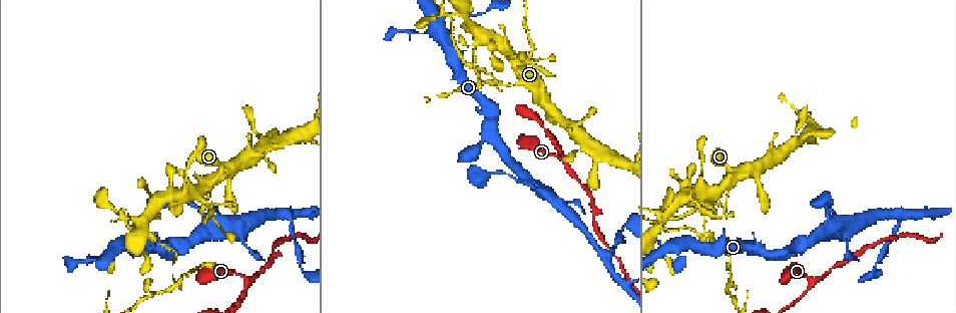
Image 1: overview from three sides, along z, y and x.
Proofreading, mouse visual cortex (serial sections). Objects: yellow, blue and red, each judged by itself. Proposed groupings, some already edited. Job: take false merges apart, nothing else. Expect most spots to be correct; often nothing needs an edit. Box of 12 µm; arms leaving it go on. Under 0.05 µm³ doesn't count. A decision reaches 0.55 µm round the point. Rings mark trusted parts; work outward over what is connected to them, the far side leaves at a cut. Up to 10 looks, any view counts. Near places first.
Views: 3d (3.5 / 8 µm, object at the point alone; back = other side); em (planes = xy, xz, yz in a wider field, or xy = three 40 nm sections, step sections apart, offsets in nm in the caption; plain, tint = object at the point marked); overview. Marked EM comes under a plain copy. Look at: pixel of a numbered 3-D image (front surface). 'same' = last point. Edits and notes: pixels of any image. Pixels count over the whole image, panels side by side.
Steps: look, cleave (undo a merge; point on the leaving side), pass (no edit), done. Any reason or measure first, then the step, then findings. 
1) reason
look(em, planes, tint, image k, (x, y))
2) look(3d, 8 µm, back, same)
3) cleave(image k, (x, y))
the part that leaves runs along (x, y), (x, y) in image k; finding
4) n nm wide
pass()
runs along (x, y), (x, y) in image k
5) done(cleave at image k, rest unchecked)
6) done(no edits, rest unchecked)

three-way junction
look(3d, 3.5 µm, image 1, (873, 271))

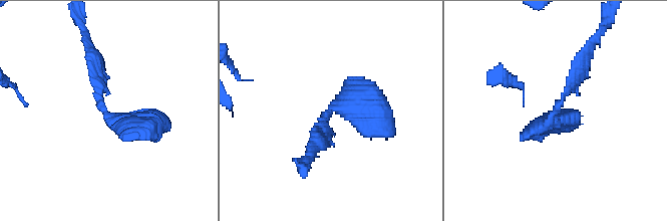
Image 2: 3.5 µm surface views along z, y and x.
now the EM
look(em, xy, step 2, tint, image 2, (107, 111))

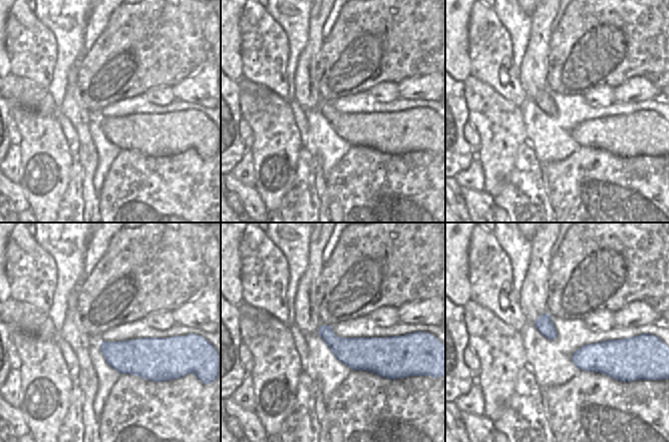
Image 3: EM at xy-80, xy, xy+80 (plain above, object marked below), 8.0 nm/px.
pass()
all the same cell

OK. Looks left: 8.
arms part here
look(3d, 3.5 µm, image 1, (247, 281))

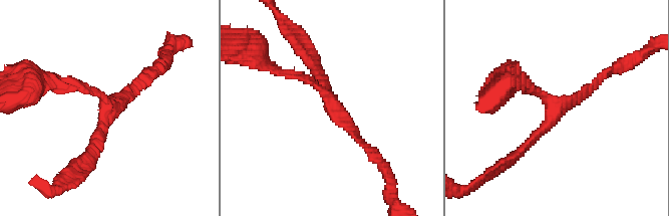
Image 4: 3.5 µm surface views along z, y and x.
3 arms; arms of 150, 150, 150 nm
look(em, xy, step 2, tint, image 4, (332, 103))

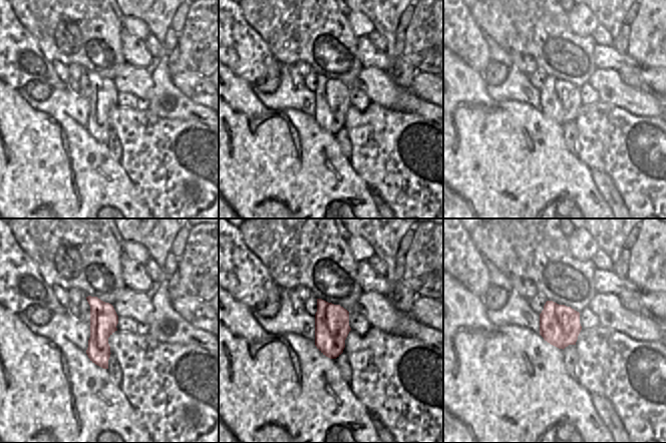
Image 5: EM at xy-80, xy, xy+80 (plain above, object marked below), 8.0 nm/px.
280 nm wide
pass()
runs along (282, 72), (313, 82), (371, 150) in image 4; continuous, no second cell

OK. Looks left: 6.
look(3d, 8 µm, image 1, (507, 55))

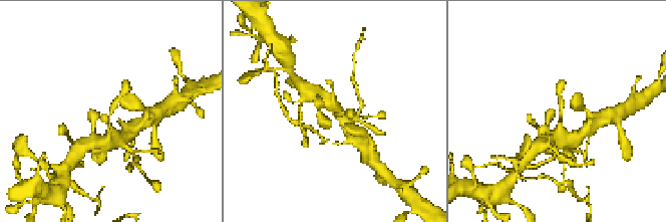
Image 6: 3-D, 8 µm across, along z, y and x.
look(em, xy, step 3, tint, image 6, (561, 116))

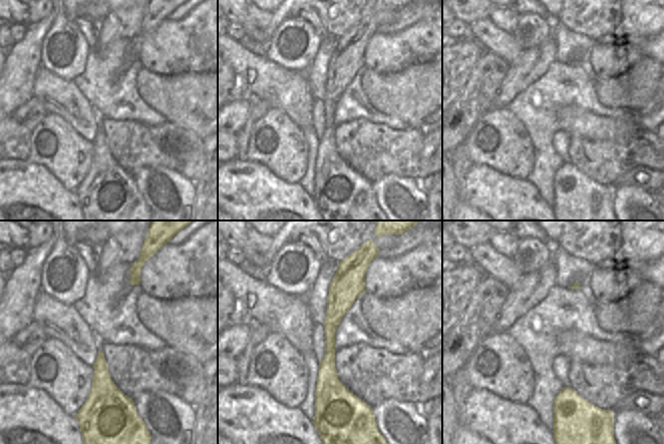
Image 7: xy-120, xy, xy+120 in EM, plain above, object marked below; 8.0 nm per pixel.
pass()
runs along (117, 138), (109, 128), (109, 114), (124, 90) in image 6; continuous, no second cell

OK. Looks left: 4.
abrupt turn
look(3d, 3.5 µm, image 1, (442, 12))

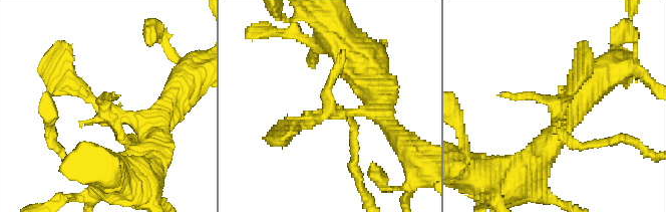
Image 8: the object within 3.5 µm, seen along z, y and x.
look(em, planes, tint, image 8, (334, 113))

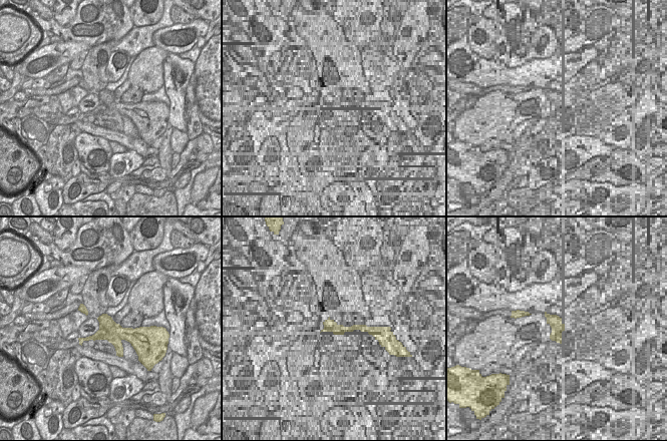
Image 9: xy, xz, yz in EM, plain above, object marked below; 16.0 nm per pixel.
pass()
one cell here

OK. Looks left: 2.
done(no edits, rest unchecked)

